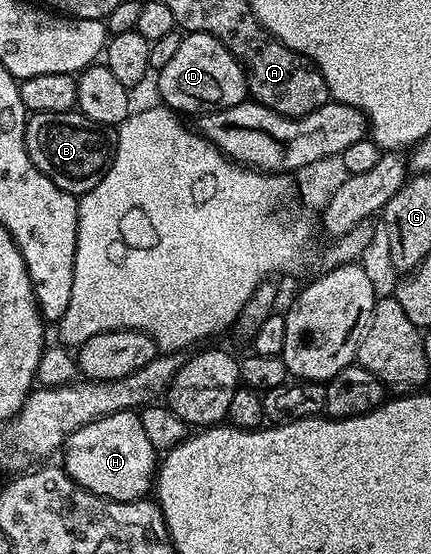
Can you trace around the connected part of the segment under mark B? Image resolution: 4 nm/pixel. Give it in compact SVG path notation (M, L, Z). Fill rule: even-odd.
M78 111L31 114L24 122L24 142L34 167L62 191L77 195L88 193L104 178L114 152L109 130L95 125Z

